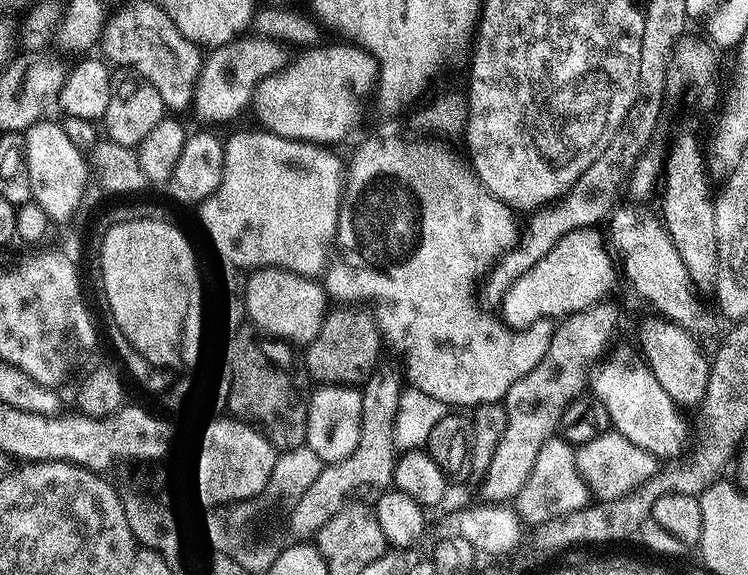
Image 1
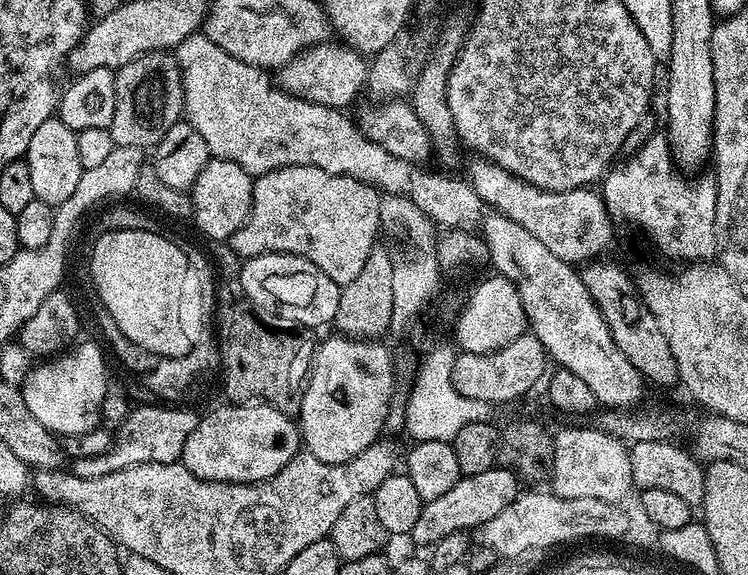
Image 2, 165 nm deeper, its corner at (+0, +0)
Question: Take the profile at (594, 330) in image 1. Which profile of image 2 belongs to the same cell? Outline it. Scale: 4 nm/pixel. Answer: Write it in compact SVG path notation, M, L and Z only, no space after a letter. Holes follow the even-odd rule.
M494 466L490 470L482 470L482 474L474 474L473 476L461 475L458 482L454 482L454 486L450 486L450 490L446 490L446 494L442 494L439 498L433 500L425 500L422 510L418 514L418 518L414 522L410 533L410 540L416 544L425 544L431 546L437 544L442 538L446 538L446 534L454 532L468 532L481 528L486 522L490 522L490 518L495 518L497 514L502 514L502 510L506 510L506 506L510 506L510 502L514 502L518 493L521 491L521 481L509 468L501 468Z

